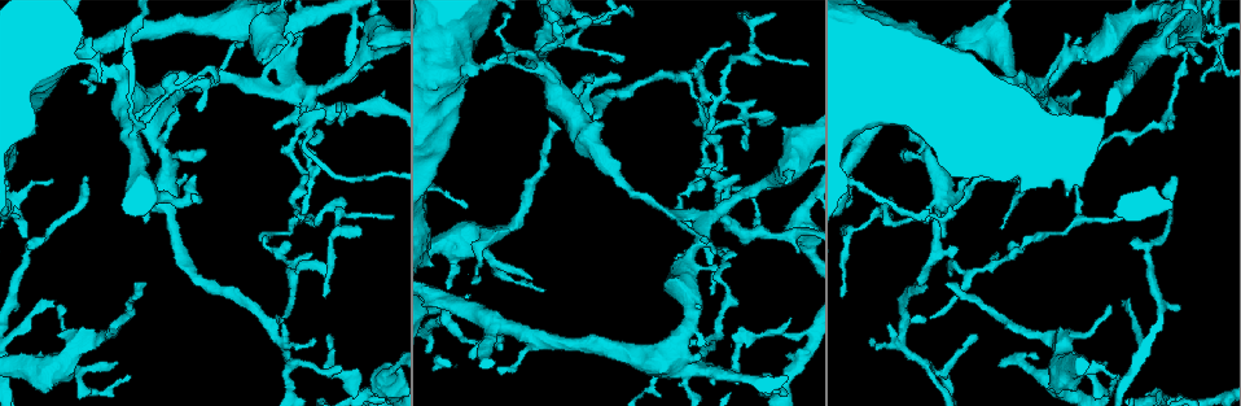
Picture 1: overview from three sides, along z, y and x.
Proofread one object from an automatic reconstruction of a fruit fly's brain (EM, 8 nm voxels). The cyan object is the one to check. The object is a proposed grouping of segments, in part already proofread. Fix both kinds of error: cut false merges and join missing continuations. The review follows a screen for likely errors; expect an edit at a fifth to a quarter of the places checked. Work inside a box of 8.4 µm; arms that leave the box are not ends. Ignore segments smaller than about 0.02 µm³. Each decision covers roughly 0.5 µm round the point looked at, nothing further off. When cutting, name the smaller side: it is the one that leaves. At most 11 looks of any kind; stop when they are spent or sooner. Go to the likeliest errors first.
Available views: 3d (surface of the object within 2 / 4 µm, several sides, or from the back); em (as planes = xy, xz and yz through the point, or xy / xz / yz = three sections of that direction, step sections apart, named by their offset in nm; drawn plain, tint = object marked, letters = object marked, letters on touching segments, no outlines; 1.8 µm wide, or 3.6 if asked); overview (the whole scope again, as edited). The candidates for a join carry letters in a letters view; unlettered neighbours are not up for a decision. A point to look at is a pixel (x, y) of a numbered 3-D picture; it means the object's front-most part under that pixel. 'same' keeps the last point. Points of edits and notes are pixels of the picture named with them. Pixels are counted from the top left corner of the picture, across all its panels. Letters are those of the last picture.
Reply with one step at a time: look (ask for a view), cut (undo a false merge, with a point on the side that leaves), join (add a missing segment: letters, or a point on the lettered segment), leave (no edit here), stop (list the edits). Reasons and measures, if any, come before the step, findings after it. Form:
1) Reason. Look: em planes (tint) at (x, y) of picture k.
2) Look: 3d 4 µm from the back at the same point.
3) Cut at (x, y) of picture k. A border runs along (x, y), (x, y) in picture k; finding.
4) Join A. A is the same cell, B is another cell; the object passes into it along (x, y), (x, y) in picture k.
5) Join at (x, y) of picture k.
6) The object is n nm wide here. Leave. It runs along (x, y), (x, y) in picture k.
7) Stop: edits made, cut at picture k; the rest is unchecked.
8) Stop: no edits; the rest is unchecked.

Thick turns thin. Look: em xy step 4 (tint) at (677, 366) of picture 1.

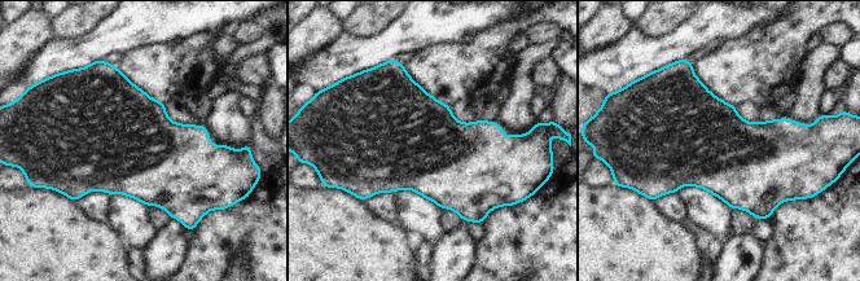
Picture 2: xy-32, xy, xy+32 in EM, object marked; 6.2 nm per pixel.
Look: em planes (letters) at the same point.

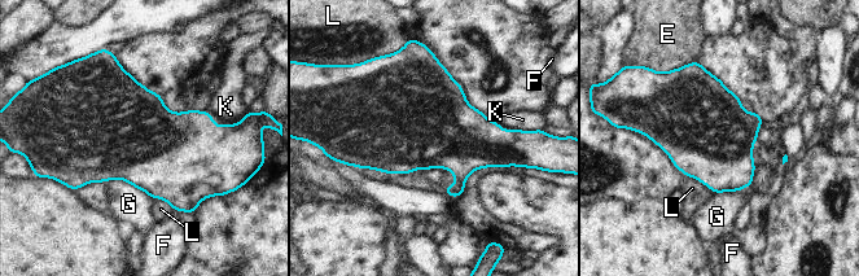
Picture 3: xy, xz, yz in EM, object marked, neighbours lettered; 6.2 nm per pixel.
The longest contact is with G, 320 nm. Leave. E, F, G, K and L are other cells; a border runs along (104, 182), (127, 180), (152, 198) in picture 3; one neuron here.

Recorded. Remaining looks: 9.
Abrupt turn. Look: 3d 4 µm at (130, 123) of picture 1.

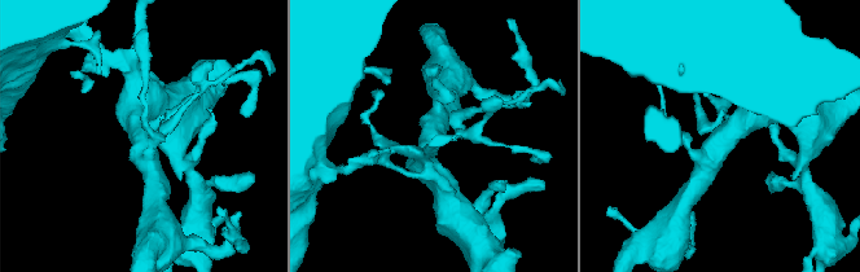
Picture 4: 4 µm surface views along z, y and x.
Look: em planes (letters) at (428, 140) of picture 4.

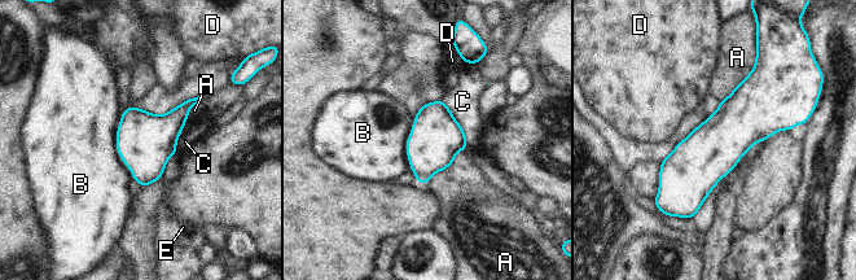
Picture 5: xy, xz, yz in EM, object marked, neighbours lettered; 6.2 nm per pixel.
The object is 320 nm wide here. Leave. A, B, C, D and E are other cells; a border runs along (121, 113), (117, 151), (132, 178) in picture 5; continuous, no second neuron.

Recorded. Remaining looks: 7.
Thin end. Look: em planes (letters) at (500, 348) of picture 1.

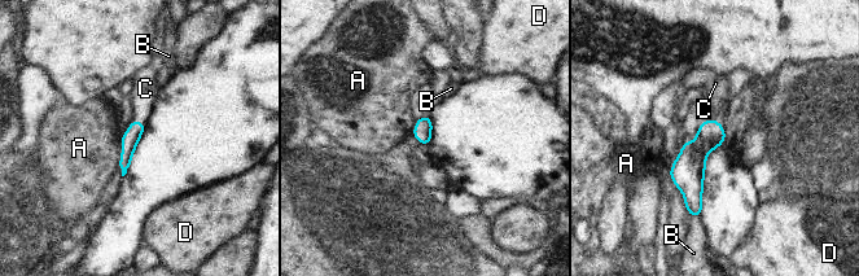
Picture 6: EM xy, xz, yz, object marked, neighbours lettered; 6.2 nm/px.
The longest contact is with A, 190 nm. Join C. C is the same cell, A, B and D are other cells; the object passes into it along (130, 139), (139, 122), (145, 88) in picture 6; the neuron continues.

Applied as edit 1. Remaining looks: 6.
Free end. Look: em xy step 16 (letters) at (351, 81) of picture 1.

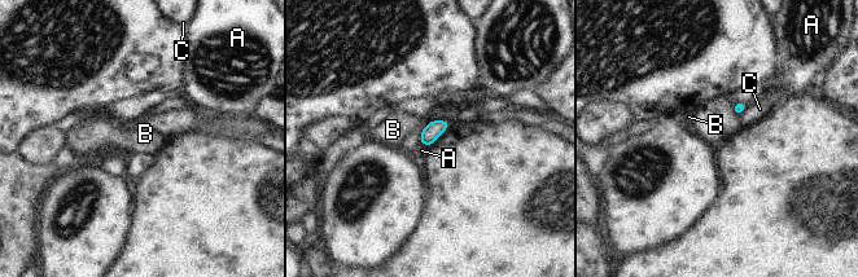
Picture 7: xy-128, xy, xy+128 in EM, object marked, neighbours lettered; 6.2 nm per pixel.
Cut it another way. Look: em planes (letters) at the same point.

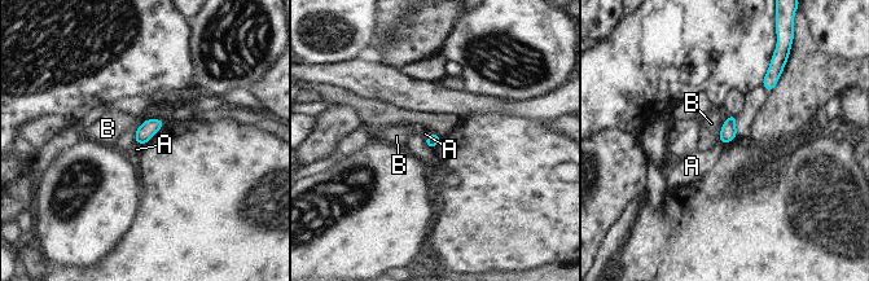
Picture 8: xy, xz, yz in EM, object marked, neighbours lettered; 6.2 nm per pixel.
The object is 80 nm wide here; the longest contact is with B, 180 nm. Leave. A and B are other cells; no lettered segment goes on from it.

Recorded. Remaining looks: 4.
Stop: edits made, join at picture 6; the rest is unchecked.

